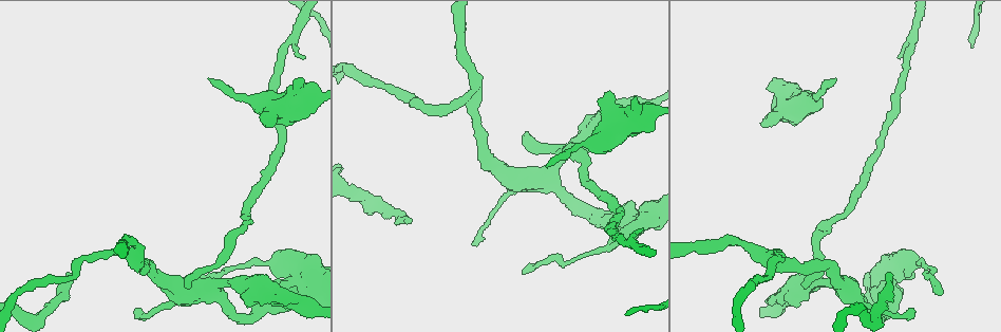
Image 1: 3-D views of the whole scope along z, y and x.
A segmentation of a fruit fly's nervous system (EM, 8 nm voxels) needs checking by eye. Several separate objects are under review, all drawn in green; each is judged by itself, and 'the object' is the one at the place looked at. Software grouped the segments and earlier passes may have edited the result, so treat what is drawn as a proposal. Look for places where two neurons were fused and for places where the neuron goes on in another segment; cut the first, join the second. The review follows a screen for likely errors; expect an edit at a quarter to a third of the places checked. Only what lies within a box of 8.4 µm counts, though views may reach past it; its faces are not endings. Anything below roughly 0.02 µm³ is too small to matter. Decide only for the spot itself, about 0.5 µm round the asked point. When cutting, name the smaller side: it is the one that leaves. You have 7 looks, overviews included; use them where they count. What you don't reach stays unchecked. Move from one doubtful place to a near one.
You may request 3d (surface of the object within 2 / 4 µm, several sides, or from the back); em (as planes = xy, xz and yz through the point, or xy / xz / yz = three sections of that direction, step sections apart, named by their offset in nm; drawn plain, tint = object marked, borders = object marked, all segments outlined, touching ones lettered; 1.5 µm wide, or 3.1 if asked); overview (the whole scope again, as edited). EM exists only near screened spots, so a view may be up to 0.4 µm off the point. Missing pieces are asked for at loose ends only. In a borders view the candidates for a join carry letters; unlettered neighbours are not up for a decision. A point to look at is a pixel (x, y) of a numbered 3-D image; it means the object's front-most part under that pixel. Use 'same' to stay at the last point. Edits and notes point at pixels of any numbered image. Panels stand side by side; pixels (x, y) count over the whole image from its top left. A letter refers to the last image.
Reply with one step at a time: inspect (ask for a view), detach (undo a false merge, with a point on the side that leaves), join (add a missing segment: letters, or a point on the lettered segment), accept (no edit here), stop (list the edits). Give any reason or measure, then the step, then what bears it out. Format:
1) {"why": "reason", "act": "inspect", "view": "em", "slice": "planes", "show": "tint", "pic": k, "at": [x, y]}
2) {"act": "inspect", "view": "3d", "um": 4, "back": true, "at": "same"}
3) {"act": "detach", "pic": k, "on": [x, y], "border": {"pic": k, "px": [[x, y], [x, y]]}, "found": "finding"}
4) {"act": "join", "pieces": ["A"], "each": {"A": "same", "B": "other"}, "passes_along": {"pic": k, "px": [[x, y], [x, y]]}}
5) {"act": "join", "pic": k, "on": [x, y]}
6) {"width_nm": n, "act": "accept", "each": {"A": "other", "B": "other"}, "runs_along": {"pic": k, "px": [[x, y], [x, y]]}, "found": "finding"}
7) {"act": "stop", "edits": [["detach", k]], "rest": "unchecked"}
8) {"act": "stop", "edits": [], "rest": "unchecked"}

{"why": "branch stops here", "act": "inspect", "view": "em", "um": 3.1, "slice": "yz", "step": 16, "show": "tint", "pic": 1, "at": [768, 87]}

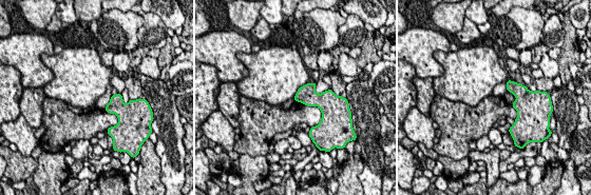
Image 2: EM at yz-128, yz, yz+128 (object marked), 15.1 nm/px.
{"act": "inspect", "view": "em", "um": 3.1, "slice": "planes", "show": "borders", "at": "same"}

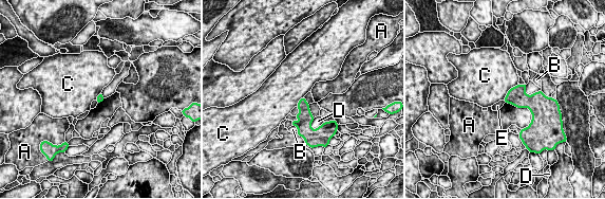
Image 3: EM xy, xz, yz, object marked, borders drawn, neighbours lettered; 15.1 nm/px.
{"act": "accept", "each": {"A": "other", "B": "other", "C": "other", "D": "other", "E": "other"}, "border": {"pic": 3, "px": [[518, 84], [513, 86], [503, 100]]}, "found": "none of them fits"}

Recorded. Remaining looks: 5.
{"act": "inspect", "view": "3d", "um": 2, "pic": 1, "at": [827, 262]}

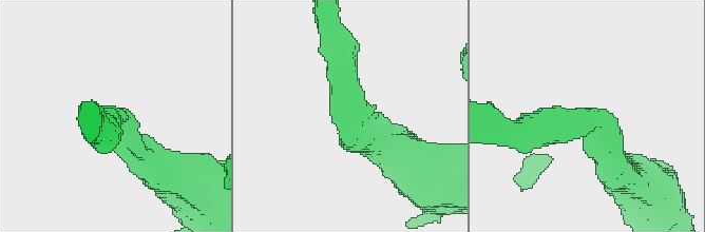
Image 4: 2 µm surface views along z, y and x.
{"act": "inspect", "view": "em", "slice": "xy", "step": 8, "show": "borders", "pic": 4, "at": [349, 114]}

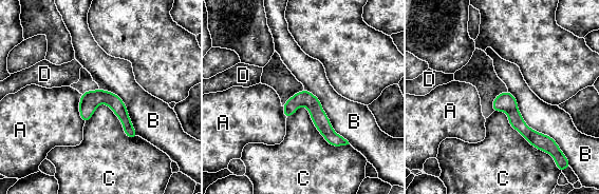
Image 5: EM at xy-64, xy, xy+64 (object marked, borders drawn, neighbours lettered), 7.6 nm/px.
{"act": "accept", "each": {"A": "other", "B": "other", "C": "other", "D": "other"}, "border": {"pic": 5, "px": [[286, 117], [304, 107], [349, 144]]}, "found": "continuous, no second neuron"}

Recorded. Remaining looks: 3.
{"why": "tapers out", "act": "inspect", "view": "em", "slice": "planes", "show": "borders", "pic": 1, "at": [939, 292]}

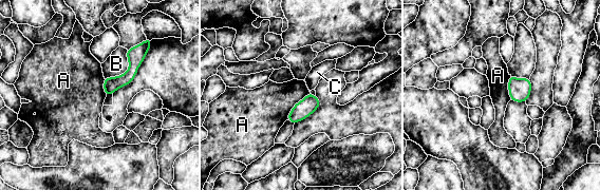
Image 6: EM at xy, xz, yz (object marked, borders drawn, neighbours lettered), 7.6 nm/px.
{"act": "accept", "each": {"A": "other", "B": "other", "C": "other"}, "runs_along": {"pic": 6, "px": [[137, 48], [133, 69], [107, 92]]}, "found": "no lettered segment goes on from it"}

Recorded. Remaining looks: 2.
{"act": "stop", "edits": [], "rest": "unchecked"}

